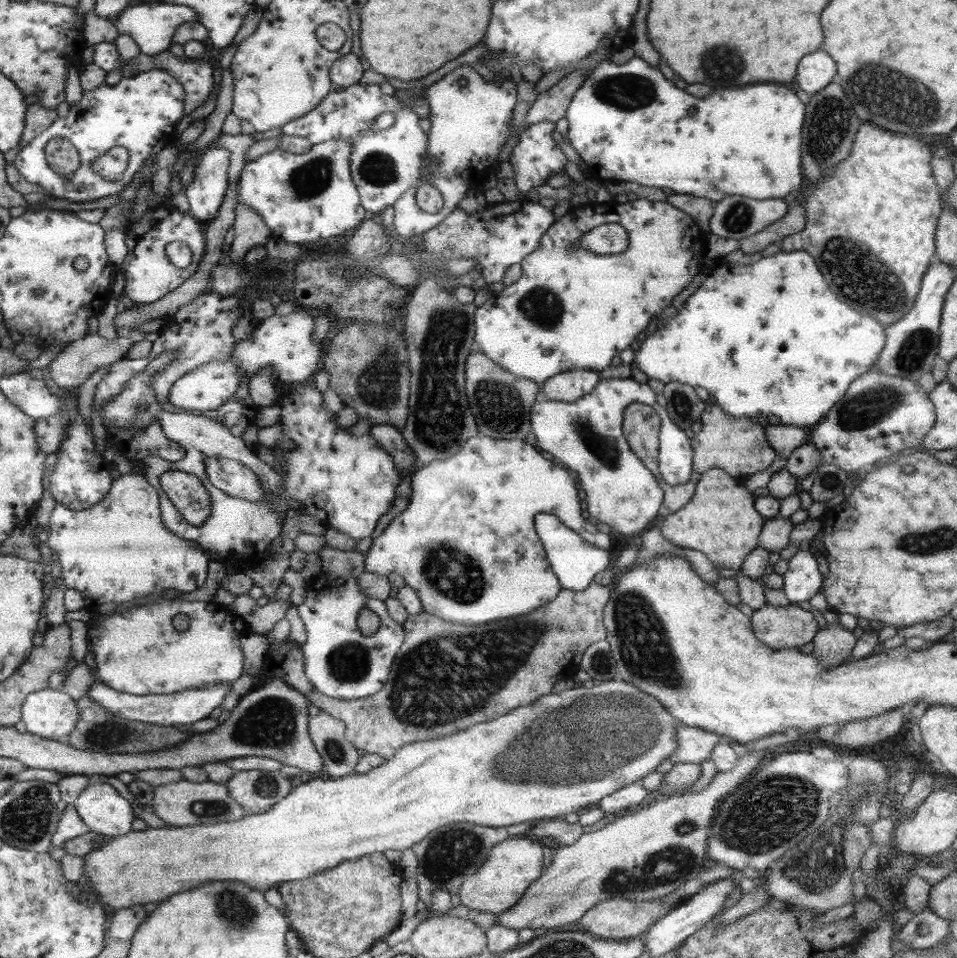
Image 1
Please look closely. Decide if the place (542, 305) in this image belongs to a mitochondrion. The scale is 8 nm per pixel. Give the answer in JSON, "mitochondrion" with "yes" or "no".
{"mitochondrion":"yes"}

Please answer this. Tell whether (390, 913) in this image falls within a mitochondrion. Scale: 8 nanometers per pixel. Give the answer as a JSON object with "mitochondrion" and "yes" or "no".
{"mitochondrion":"no"}

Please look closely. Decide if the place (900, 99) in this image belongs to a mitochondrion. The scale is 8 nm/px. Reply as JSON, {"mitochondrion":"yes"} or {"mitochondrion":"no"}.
{"mitochondrion":"yes"}

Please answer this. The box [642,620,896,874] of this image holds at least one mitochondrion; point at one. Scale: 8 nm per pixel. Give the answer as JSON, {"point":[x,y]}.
{"point":[777,809]}

